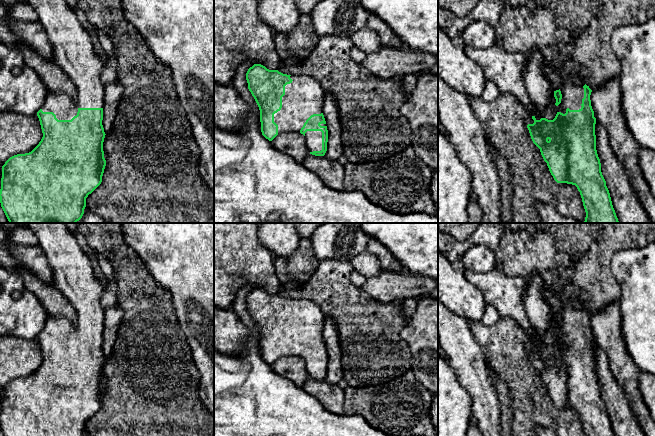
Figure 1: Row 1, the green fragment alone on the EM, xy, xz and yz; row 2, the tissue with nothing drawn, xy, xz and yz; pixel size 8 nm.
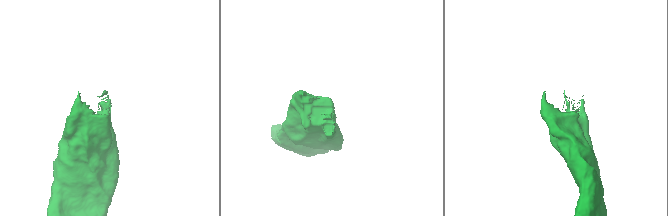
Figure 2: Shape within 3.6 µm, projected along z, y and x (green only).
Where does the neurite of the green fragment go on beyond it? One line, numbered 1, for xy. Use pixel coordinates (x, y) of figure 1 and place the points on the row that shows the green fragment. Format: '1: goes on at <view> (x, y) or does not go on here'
1: goes on at xy (64, 107)

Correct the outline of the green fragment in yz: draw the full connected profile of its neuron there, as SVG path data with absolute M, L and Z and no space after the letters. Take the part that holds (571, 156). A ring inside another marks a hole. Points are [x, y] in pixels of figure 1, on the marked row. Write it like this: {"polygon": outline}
{"polygon": "M586 84L583 88L584 98L579 110L567 108L565 114L557 112L553 120L541 118L538 112L529 111L534 123L528 124L527 128L554 180L575 185L580 192L586 212L583 223L619 223L596 150L596 118L590 100L592 90Z"}

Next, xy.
{"polygon": "M48 90L37 116L43 133L39 144L29 153L10 157L2 166L1 207L9 223L76 223L84 214L86 198L101 184L106 166L103 108L79 108L78 101Z"}

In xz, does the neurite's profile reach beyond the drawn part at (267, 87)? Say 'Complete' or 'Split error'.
Split error

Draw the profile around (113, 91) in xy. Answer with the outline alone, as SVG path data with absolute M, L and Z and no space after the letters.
M117 81L106 84L104 86L104 98L103 98L103 120L102 125L105 134L108 134L113 126L117 114L118 104L123 94L124 88Z

